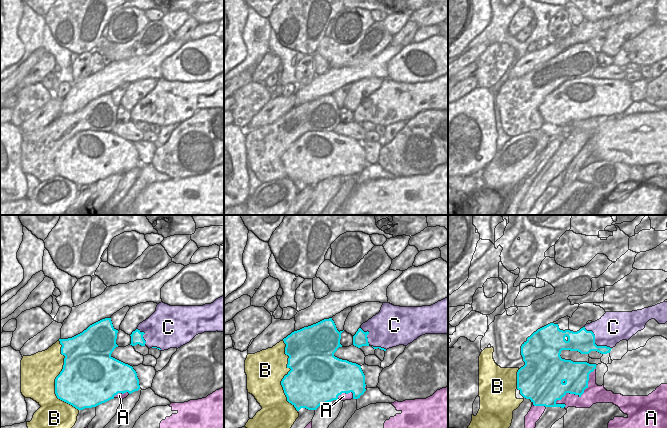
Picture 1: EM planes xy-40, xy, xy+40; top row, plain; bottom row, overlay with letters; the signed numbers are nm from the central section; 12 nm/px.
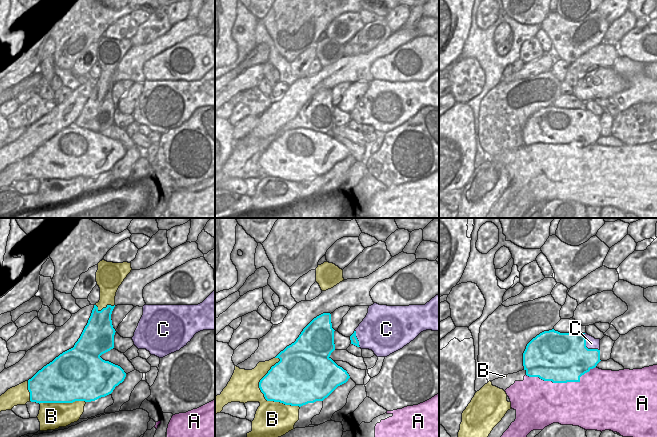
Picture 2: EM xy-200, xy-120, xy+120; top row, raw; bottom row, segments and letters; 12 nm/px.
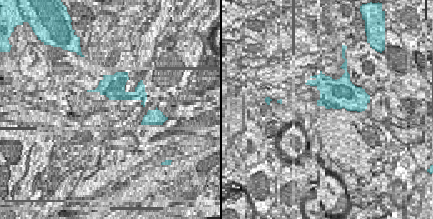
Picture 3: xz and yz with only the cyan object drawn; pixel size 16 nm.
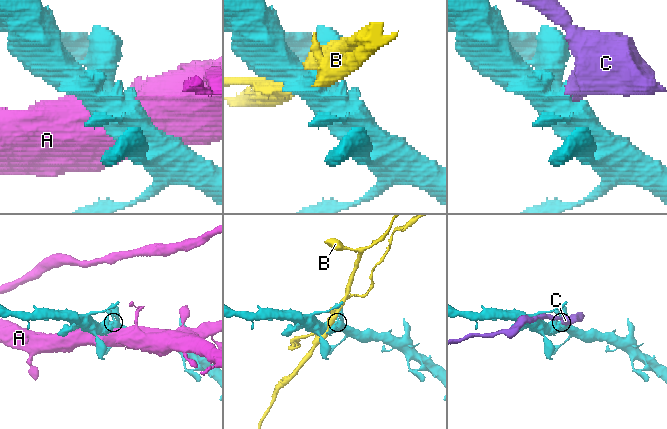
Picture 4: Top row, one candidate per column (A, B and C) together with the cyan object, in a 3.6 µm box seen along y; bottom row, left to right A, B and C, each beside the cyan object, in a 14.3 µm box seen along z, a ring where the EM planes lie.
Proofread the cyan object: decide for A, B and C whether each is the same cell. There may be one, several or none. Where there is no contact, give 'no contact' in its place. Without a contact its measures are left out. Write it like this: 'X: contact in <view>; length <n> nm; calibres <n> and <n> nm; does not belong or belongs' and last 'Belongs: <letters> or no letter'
A: contact in xy+40; length 650 nm; calibres 320 and 220 nm; does not belong
B: contact in xy-40; length 900 nm; calibres 460 and 440 nm; does not belong
C: contact in xy+40; length 420 nm; calibres 280 and 360 nm; does not belong
Belongs: no letter

